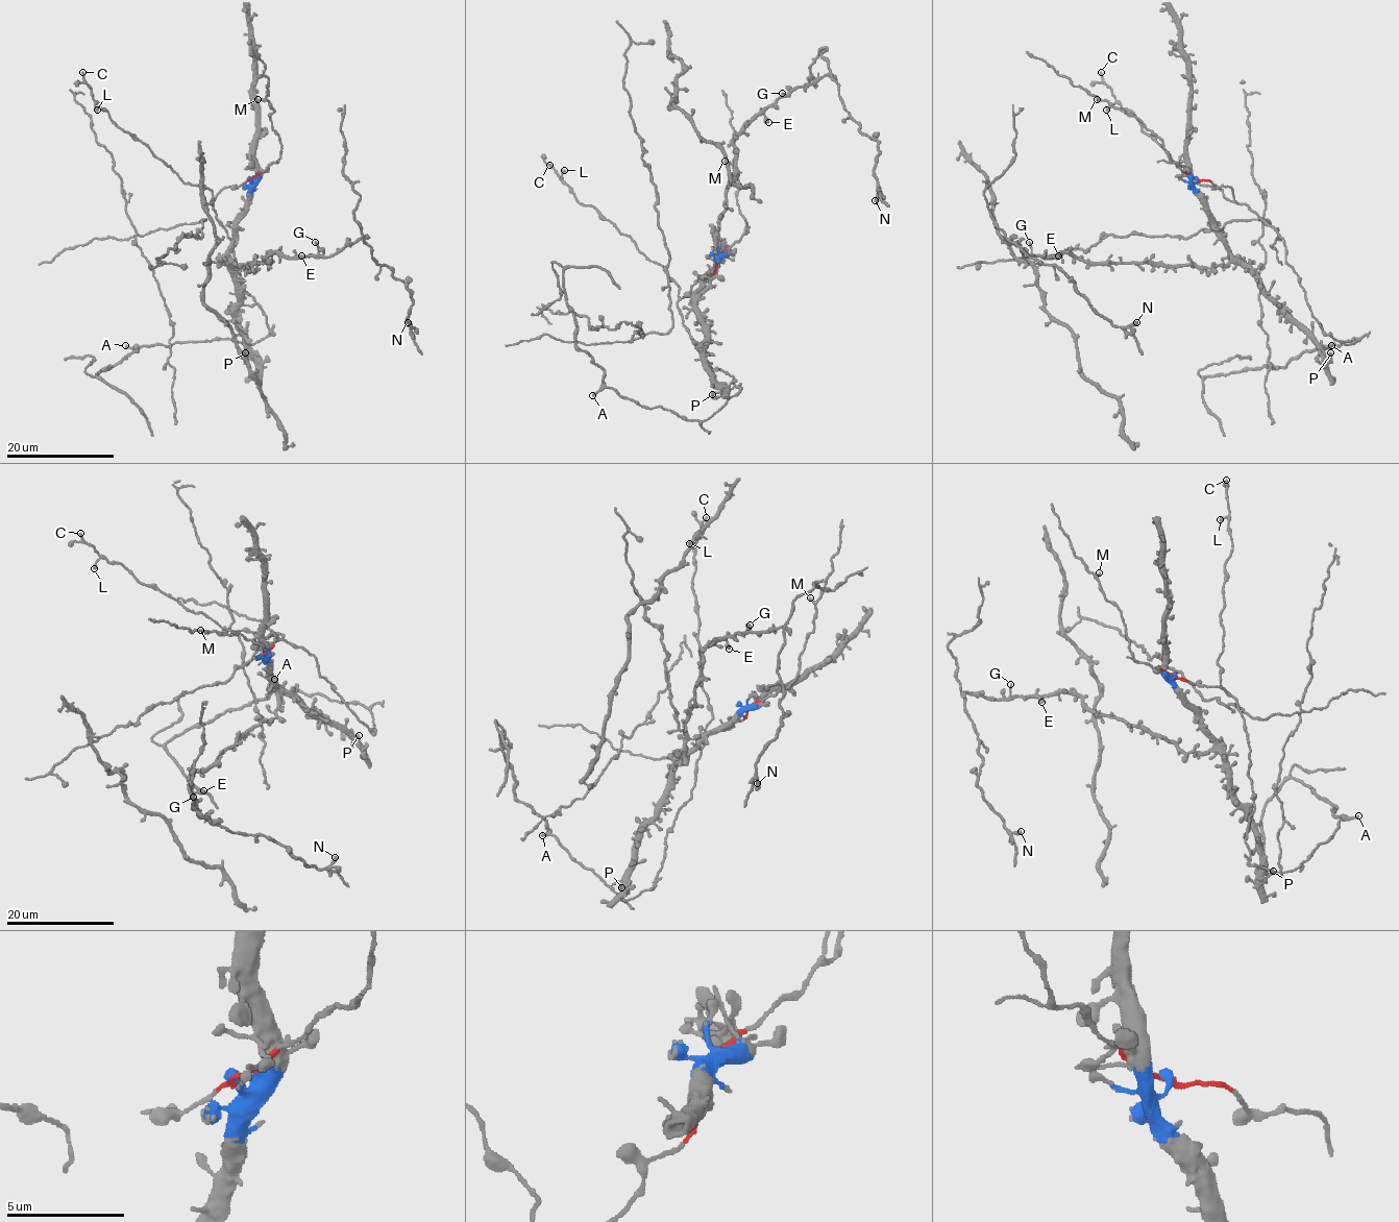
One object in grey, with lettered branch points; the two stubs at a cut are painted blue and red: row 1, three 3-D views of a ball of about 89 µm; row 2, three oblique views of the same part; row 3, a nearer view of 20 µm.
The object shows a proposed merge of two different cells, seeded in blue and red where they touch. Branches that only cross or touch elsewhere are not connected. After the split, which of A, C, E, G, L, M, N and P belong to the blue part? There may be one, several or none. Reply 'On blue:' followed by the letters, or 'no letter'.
On blue: E, G, N, P

